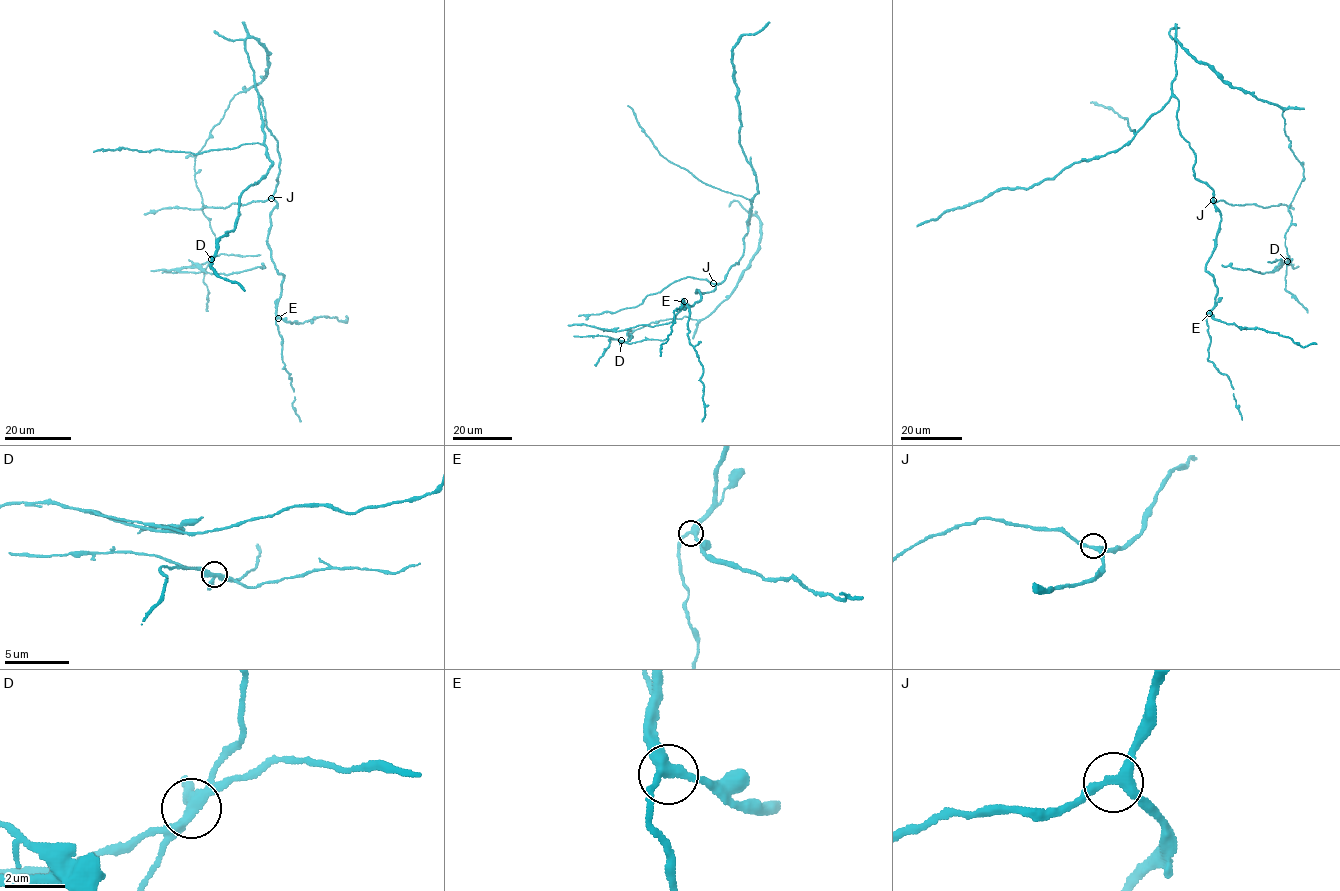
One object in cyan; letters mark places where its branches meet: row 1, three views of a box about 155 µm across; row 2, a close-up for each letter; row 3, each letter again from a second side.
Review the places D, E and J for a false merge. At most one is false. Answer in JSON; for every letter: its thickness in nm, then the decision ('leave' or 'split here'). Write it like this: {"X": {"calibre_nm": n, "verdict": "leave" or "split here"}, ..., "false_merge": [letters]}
{"D": {"calibre_nm": 320, "verdict": "split here"}, "E": {"calibre_nm": 340, "verdict": "leave"}, "J": {"calibre_nm": 280, "verdict": "leave"}, "false_merge": ["D"]}

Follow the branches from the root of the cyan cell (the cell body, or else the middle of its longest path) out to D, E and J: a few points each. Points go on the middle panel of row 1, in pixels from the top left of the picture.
D: (761, 224), (758, 251), (732, 293), (710, 314), (651, 322), (627, 335), (629, 330), (630, 339), (621, 340)
E: (761, 224), (748, 217), (743, 255), (725, 279), (711, 291), (697, 290), (700, 300), (692, 305), (684, 301)
J: (761, 224), (756, 215), (748, 217), (739, 263), (731, 267), (720, 283), (713, 283)

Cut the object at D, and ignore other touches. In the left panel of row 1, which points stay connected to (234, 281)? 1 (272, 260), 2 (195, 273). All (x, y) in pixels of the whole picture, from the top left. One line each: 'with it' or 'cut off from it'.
1: with it
2: cut off from it

